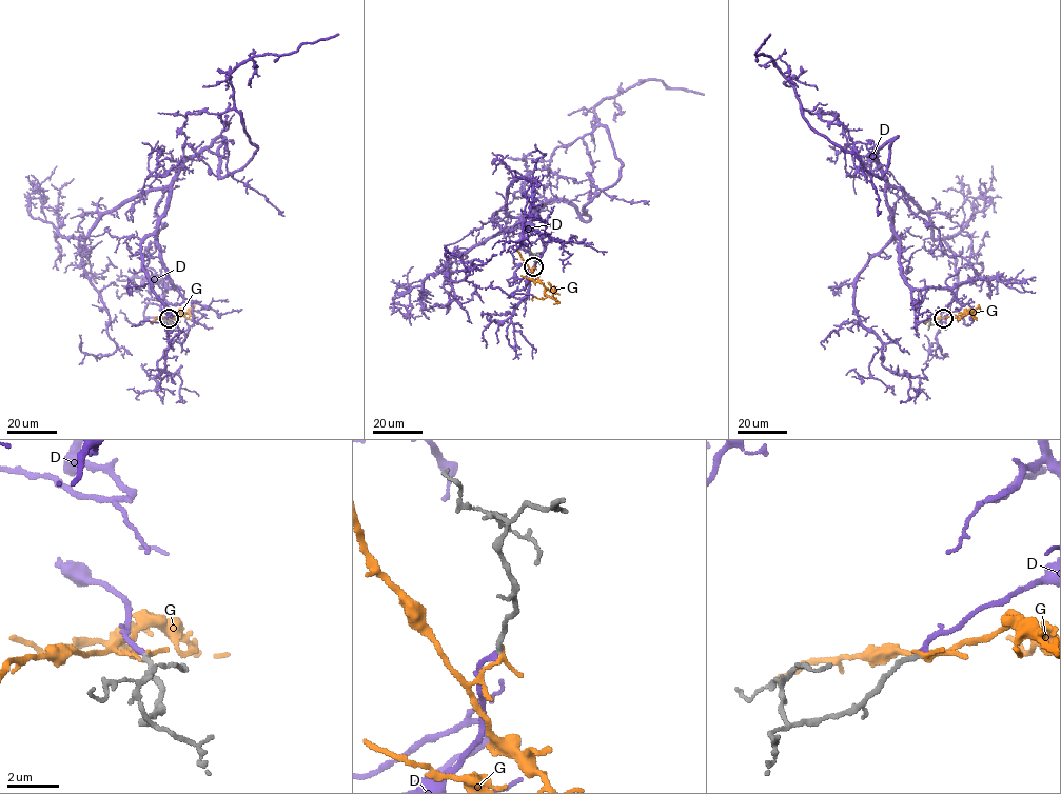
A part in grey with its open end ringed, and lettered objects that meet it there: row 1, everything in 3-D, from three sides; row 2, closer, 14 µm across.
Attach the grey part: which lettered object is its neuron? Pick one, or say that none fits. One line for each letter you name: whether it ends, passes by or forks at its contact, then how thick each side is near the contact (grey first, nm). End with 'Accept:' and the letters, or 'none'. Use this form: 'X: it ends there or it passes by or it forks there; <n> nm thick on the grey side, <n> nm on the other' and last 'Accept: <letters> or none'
D: it ends there; 190 nm thick on the grey side, 200 nm on the other
Accept: D

